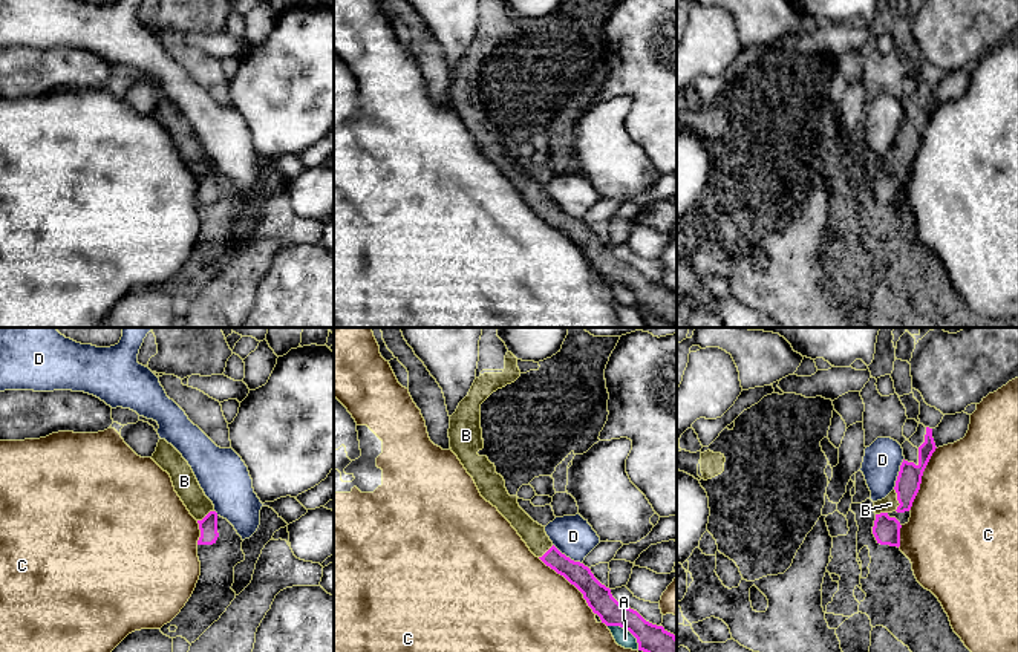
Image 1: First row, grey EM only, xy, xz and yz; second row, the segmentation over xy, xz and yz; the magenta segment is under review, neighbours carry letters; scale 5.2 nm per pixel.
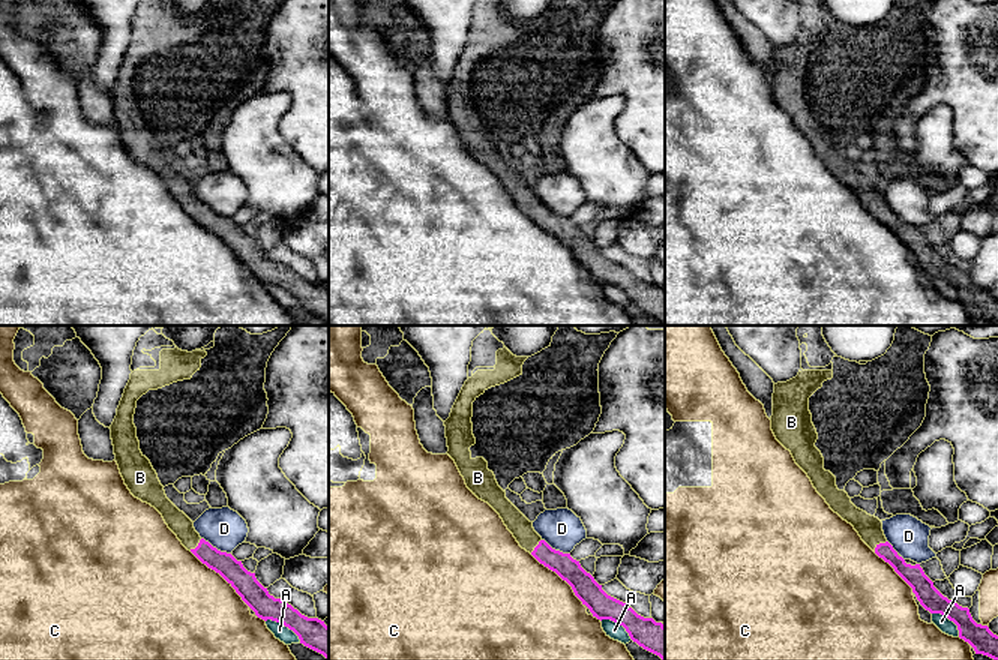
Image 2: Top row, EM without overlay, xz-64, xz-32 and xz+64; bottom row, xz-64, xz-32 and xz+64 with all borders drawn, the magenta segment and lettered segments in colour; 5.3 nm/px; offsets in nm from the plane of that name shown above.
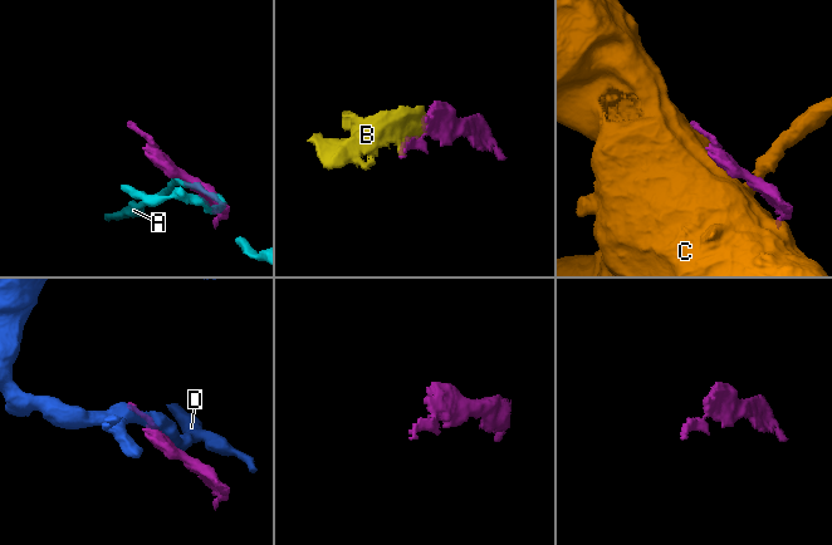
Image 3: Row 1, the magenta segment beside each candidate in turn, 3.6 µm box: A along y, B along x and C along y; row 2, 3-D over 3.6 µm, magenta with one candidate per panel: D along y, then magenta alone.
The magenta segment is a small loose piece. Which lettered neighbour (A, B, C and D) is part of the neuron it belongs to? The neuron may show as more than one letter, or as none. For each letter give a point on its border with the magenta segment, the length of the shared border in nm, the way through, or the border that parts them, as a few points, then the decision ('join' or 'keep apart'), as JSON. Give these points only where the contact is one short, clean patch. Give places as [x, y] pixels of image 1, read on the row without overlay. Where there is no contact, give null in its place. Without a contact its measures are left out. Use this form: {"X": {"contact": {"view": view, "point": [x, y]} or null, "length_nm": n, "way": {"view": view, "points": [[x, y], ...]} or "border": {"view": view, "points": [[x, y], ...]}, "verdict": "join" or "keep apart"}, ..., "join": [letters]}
{"A": {"contact": {"view": "xz", "point": [628, 286]}, "length_nm": 220, "verdict": "keep apart"}, "B": {"contact": {"view": "yz", "point": [897, 156]}, "length_nm": 120, "verdict": "join"}, "C": {"contact": {"view": "xz", "point": [570, 239]}, "length_nm": 420, "verdict": "keep apart"}, "D": {"contact": {"view": "yz", "point": [899, 130]}, "length_nm": 180, "verdict": "keep apart"}, "join": ["B"]}

